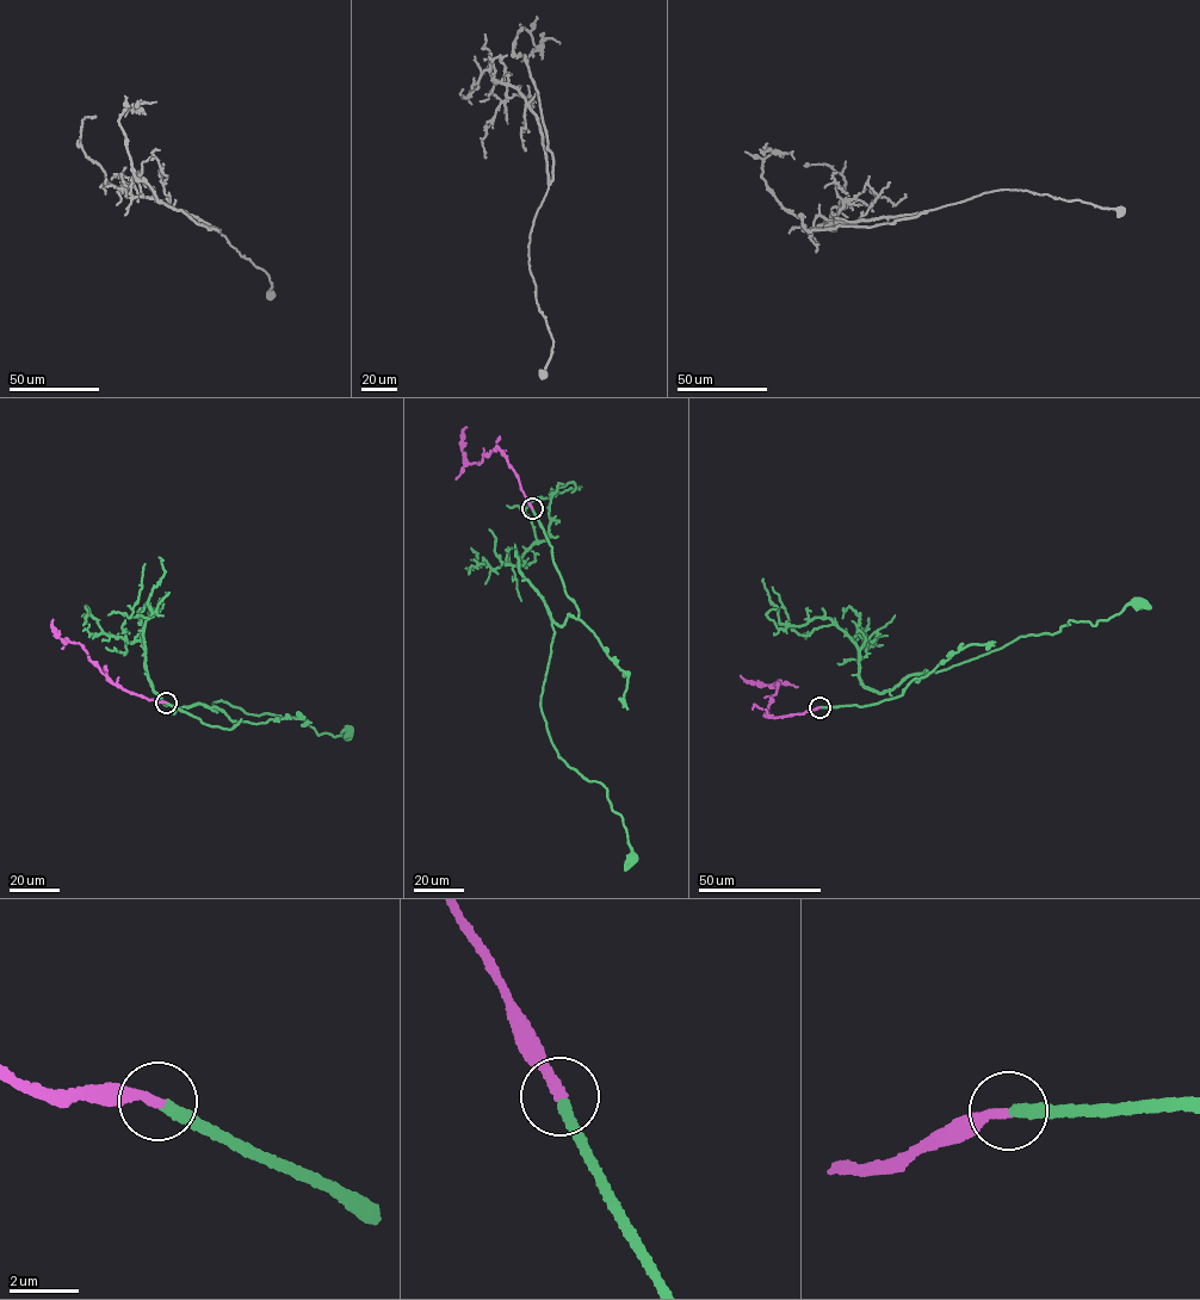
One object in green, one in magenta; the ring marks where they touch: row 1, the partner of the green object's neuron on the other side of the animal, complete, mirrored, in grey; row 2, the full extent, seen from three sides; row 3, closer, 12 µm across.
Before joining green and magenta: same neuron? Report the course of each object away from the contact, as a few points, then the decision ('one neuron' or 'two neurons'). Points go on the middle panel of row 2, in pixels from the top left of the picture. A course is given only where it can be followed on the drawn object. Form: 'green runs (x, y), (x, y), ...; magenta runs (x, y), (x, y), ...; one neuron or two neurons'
green runs (532, 508), (579, 614), (569, 614), (560, 626), (552, 621), (542, 711), (558, 755), (607, 790), (632, 859); magenta runs (532, 508), (518, 475), (498, 449), (483, 456), (478, 464), (468, 463), (462, 449), (466, 427); one neuron

